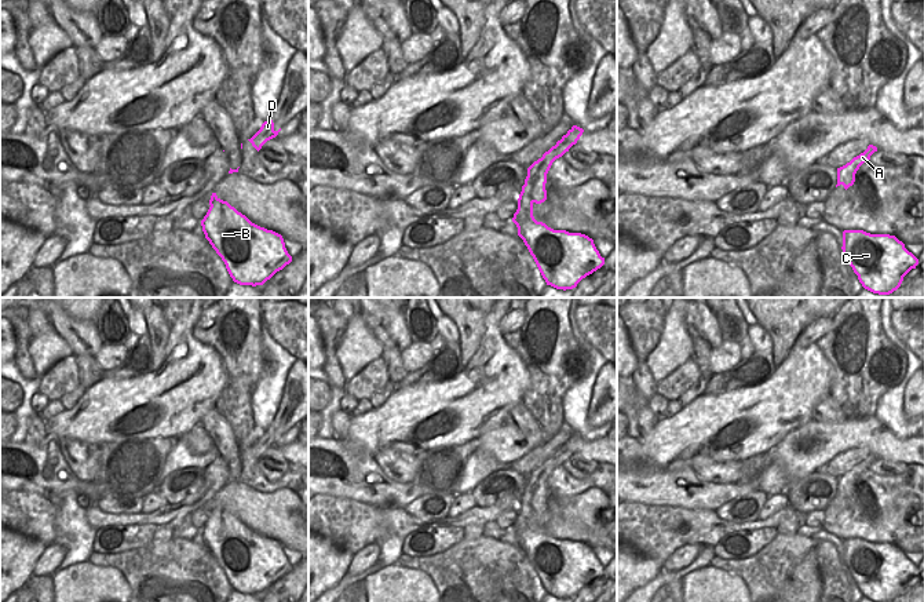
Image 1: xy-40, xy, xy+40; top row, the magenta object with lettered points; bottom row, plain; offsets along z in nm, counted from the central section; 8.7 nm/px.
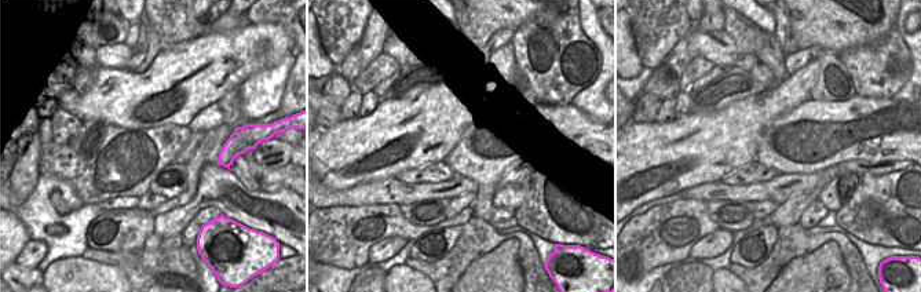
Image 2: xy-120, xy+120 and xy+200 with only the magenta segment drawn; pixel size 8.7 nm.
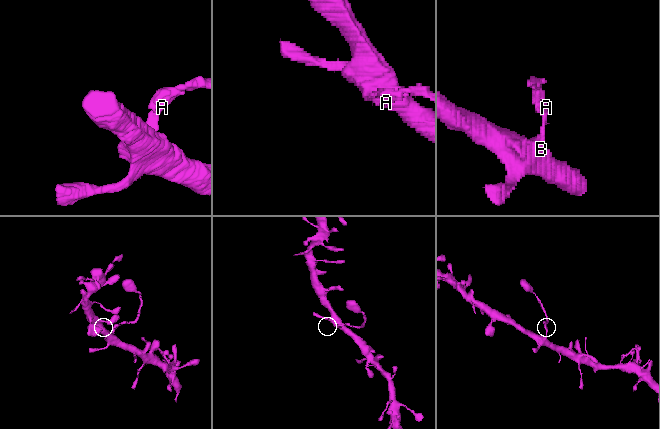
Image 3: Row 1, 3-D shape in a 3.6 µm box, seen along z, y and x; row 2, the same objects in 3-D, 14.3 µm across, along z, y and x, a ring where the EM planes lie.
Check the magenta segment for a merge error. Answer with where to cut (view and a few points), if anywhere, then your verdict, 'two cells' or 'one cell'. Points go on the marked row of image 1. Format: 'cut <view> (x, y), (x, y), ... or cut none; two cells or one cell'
cut xy (525, 183), (533, 201); two cells

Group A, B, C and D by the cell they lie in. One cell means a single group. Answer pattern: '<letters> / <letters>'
A D / B C

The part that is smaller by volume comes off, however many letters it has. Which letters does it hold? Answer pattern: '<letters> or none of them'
A, D

